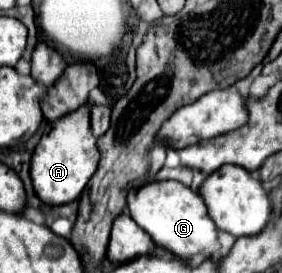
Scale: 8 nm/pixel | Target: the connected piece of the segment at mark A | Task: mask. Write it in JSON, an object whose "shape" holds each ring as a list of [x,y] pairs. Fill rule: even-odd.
{"shape":[[[81,105],[77,111],[53,121],[51,131],[41,137],[31,157],[33,187],[43,203],[65,205],[81,195],[83,187],[87,185],[99,163],[97,145],[95,145],[97,139],[93,135],[97,137],[105,135],[105,131],[109,129],[109,121],[111,121],[111,109],[105,105],[93,105],[93,107]],[[91,111],[99,111],[99,113],[91,113]],[[91,119],[101,119],[101,123],[93,123],[93,133],[91,133]]]}

